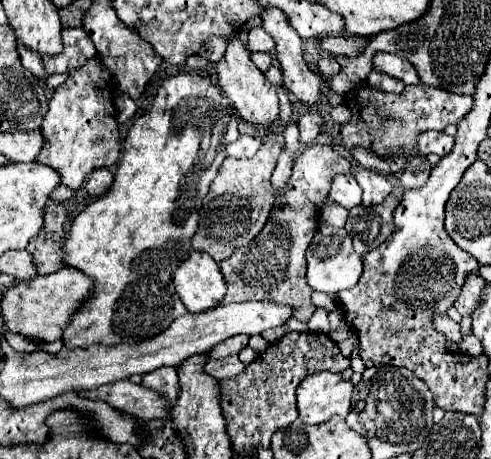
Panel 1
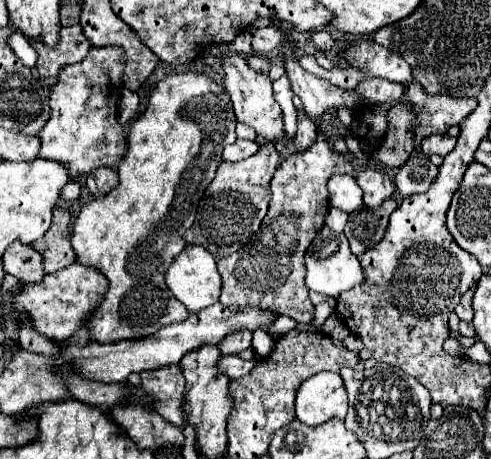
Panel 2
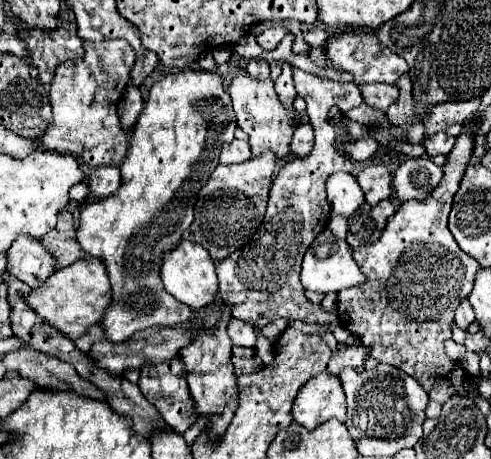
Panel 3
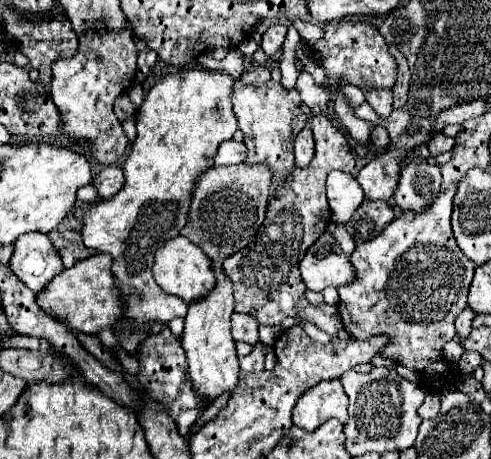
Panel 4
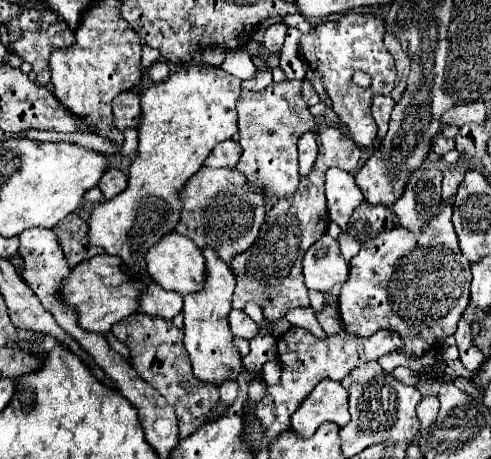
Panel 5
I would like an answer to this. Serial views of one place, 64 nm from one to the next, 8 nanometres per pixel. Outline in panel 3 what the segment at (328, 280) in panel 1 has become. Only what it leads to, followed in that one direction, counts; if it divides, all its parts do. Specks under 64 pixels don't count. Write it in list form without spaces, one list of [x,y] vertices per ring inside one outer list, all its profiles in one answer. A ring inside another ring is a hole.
[[[326,228],[322,230],[316,240],[310,244],[310,248],[304,254],[302,260],[302,270],[300,270],[300,278],[302,278],[302,286],[306,290],[312,292],[340,292],[344,288],[352,288],[364,282],[364,274],[358,270],[356,262],[352,260],[352,252],[348,248],[348,244],[344,240],[336,240],[336,236],[332,236],[332,232]]]

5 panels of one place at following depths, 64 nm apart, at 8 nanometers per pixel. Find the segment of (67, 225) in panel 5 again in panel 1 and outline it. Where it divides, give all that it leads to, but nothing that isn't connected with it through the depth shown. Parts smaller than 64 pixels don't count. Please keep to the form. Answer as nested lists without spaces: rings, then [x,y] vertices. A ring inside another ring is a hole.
[[[60,204],[46,206],[46,222],[40,236],[32,238],[28,252],[34,256],[40,274],[52,274],[64,266],[64,226],[68,222],[66,208]]]

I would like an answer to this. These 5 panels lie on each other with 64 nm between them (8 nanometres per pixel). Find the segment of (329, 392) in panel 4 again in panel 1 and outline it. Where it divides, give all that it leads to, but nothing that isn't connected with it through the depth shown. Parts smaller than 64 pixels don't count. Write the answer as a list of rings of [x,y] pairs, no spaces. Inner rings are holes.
[[[318,372],[306,376],[298,390],[298,414],[306,424],[322,424],[332,416],[342,416],[350,412],[352,382],[342,380],[334,372]]]

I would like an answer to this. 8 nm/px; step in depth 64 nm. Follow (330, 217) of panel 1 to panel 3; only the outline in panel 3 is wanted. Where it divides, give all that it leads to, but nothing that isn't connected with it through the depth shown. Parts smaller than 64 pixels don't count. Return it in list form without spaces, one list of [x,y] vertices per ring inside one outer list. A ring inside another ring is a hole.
[[[332,214],[330,222],[328,222],[328,228],[332,230],[332,234],[334,234],[336,238],[340,238],[340,240],[344,240],[344,238],[346,238],[346,220],[344,220],[342,216]]]

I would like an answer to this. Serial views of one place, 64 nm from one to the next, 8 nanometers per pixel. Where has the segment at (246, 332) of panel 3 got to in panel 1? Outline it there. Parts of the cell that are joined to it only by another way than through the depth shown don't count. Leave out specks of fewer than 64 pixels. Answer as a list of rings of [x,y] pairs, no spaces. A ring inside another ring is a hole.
[[[236,334],[236,336],[220,342],[216,348],[212,348],[212,350],[210,350],[210,356],[212,356],[212,358],[226,358],[226,356],[238,354],[242,348],[248,346],[248,338],[250,338],[250,336]]]

